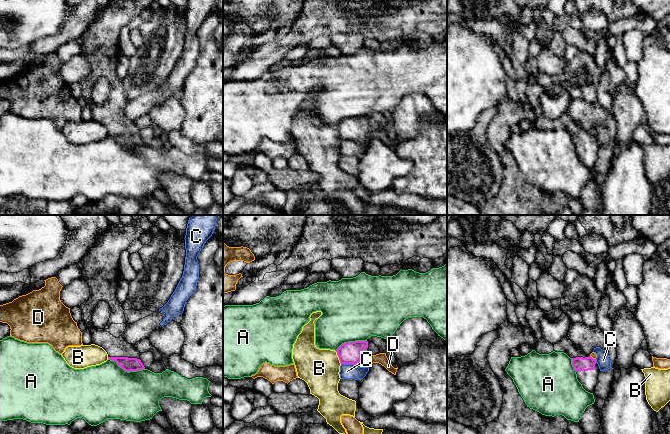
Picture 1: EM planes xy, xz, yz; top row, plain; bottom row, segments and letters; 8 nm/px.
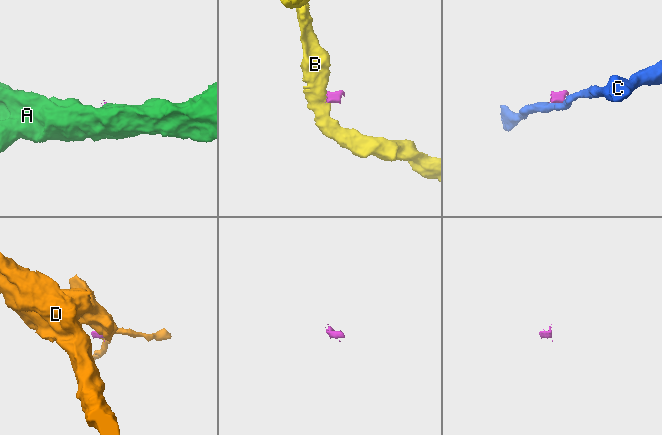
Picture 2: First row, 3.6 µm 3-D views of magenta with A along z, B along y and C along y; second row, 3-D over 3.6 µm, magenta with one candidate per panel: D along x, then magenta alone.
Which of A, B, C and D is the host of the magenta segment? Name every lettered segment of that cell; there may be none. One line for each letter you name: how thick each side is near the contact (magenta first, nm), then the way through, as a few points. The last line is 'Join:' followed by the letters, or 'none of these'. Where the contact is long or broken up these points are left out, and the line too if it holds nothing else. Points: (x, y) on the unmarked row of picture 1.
Join: none of these

